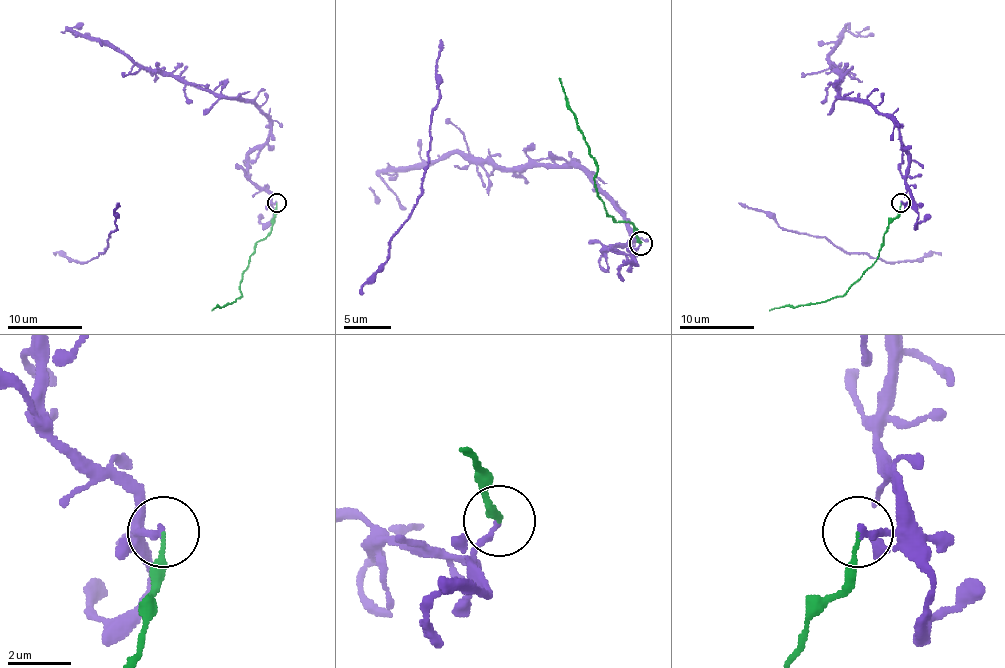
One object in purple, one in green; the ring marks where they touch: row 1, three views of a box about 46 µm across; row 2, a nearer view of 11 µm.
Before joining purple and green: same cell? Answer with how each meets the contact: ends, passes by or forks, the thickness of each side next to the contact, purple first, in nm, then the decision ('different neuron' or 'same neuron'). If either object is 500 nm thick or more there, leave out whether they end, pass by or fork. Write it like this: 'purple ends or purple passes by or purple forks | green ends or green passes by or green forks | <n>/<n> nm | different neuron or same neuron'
purple ends | green ends | 200/120 nm | different neuron

